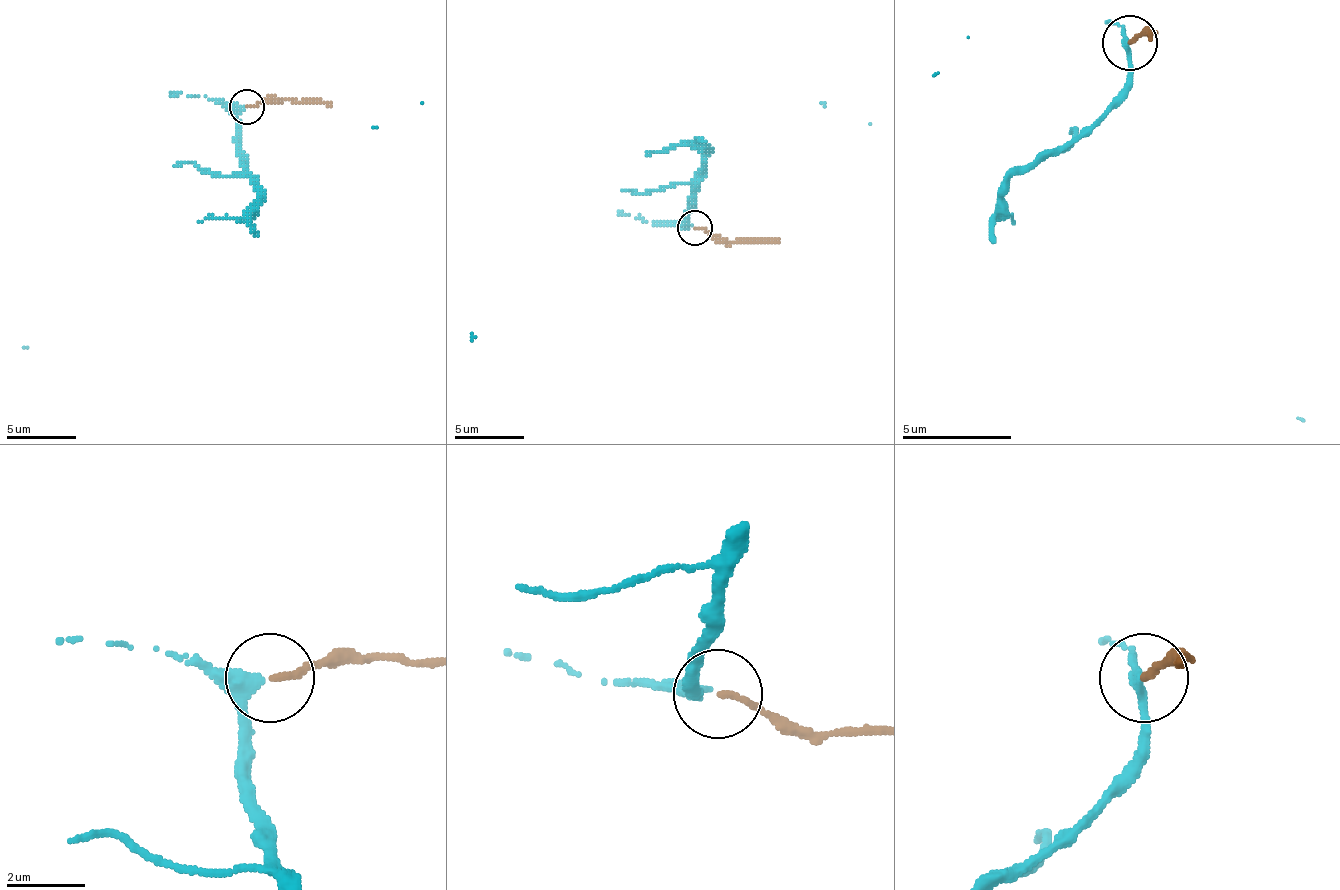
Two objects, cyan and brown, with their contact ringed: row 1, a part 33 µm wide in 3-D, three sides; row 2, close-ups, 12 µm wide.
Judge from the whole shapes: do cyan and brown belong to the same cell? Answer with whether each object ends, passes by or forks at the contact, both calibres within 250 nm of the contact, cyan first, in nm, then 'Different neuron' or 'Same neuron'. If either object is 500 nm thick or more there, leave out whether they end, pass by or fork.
At the ring cyan passes by. At the ring brown ends. Thickness 240 nm (cyan) against 150 nm. Same neuron

